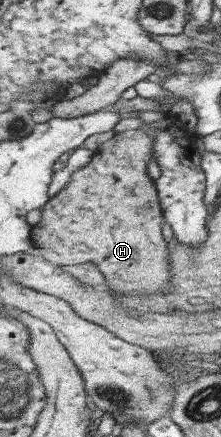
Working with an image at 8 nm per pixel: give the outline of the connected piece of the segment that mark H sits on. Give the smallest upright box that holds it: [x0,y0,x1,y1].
[33,129,173,293]

